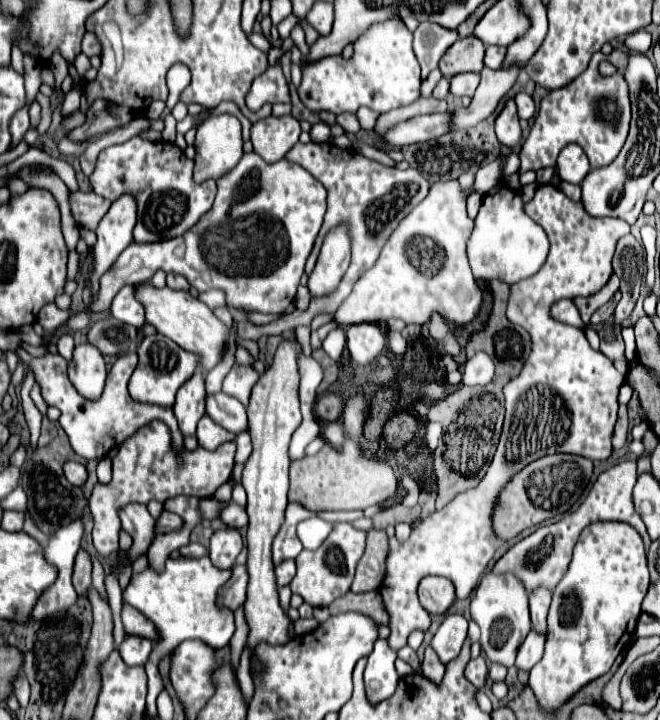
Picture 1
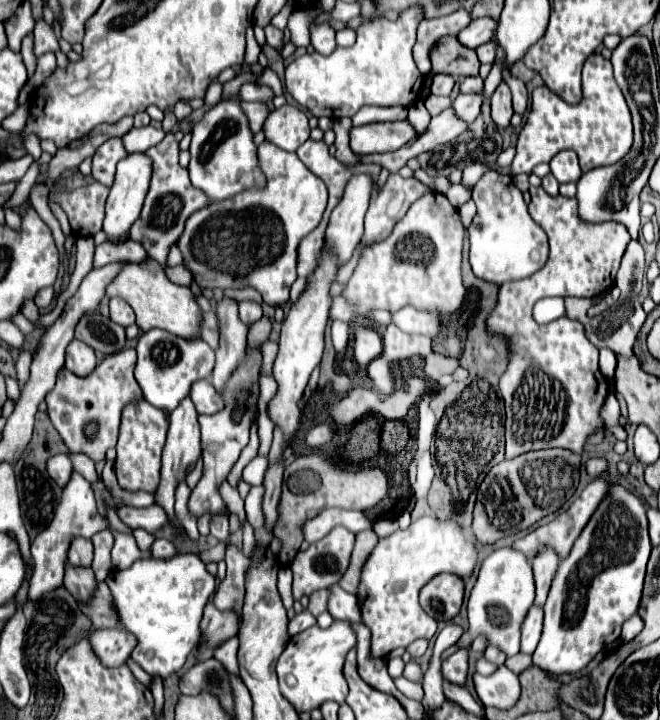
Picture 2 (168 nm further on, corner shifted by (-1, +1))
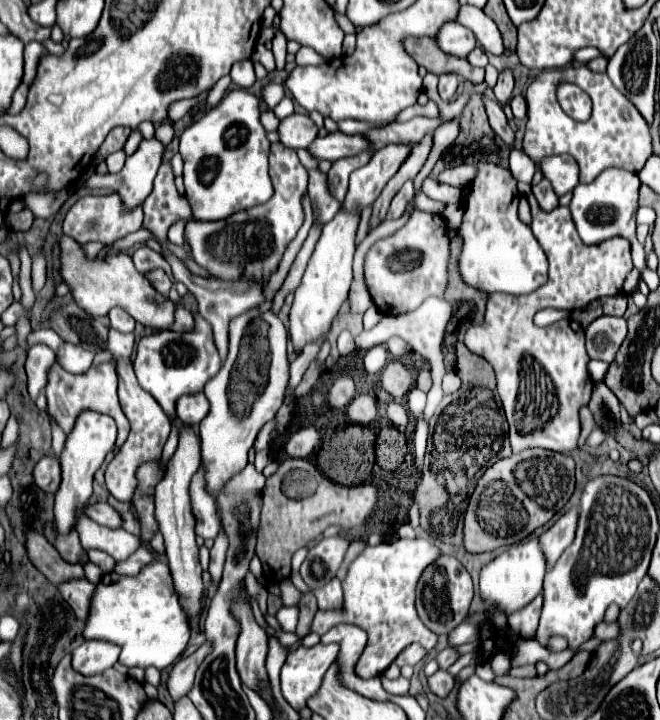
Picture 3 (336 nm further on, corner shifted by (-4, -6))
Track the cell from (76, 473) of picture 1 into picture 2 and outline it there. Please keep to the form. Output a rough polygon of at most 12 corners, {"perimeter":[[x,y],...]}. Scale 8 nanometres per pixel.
{"perimeter":[[67,454],[49,458],[47,472],[59,486],[71,478]]}

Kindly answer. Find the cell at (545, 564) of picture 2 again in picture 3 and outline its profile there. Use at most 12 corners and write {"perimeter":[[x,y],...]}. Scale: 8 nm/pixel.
{"perimeter":[[578,509],[538,535],[548,571],[574,541]]}

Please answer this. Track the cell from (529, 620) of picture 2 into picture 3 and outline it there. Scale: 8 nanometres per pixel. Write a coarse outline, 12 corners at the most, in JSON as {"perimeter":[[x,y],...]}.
{"perimeter":[[542,595],[528,607],[508,617],[514,635],[530,639],[536,635]]}

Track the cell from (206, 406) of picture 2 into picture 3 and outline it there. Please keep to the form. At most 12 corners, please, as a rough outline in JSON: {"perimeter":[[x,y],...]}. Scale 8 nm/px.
{"perimeter":[[204,393],[182,395],[176,413],[196,427],[210,411]]}

